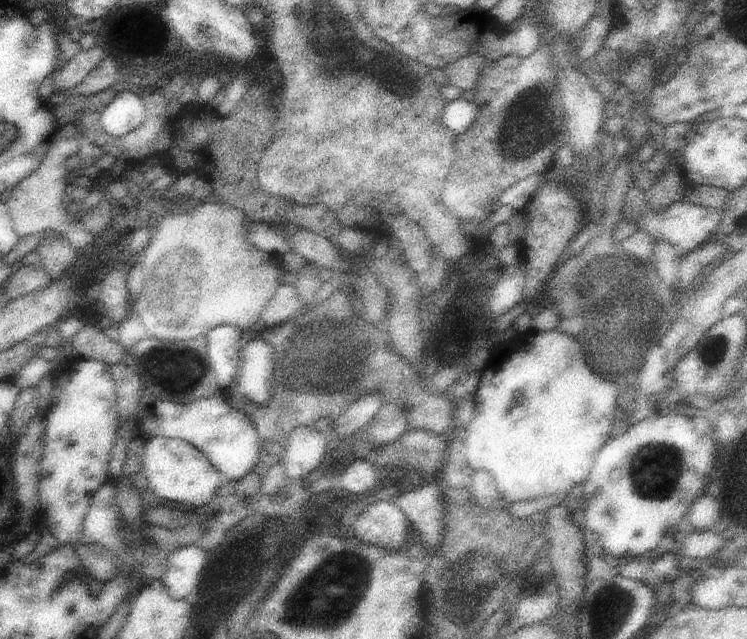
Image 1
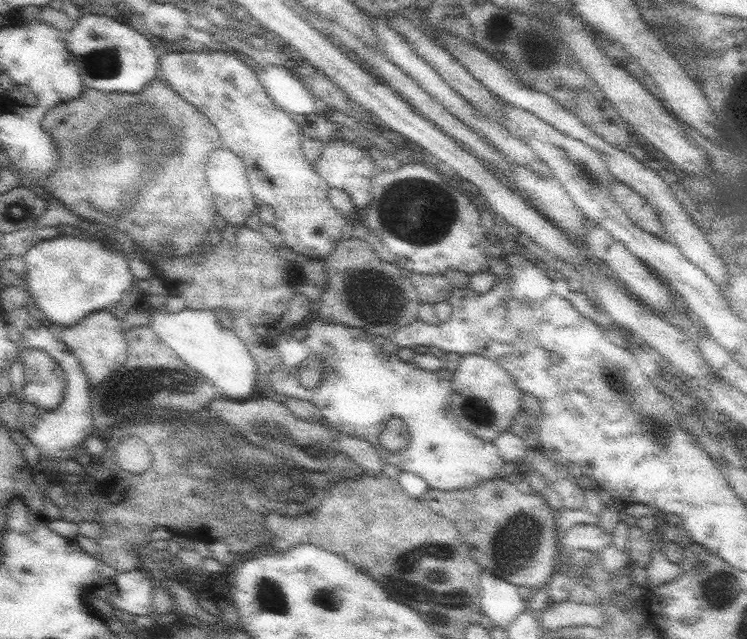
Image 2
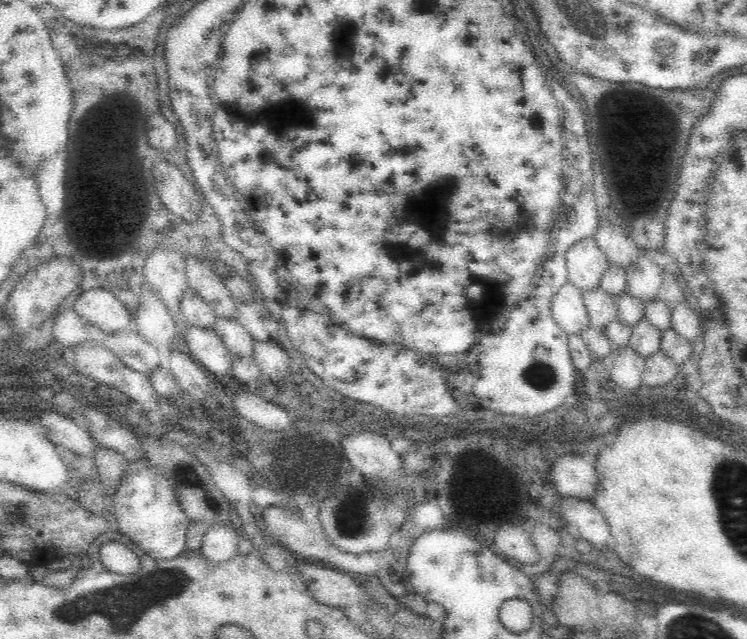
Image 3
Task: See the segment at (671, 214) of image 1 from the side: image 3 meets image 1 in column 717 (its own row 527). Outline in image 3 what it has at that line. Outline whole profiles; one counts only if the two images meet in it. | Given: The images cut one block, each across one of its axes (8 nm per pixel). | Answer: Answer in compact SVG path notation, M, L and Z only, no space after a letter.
M214 522L208 528L208 532L204 534L204 542L198 550L202 552L202 556L208 562L222 564L238 554L236 552L238 542L240 542L240 536L232 530L232 526L222 524L222 522Z

